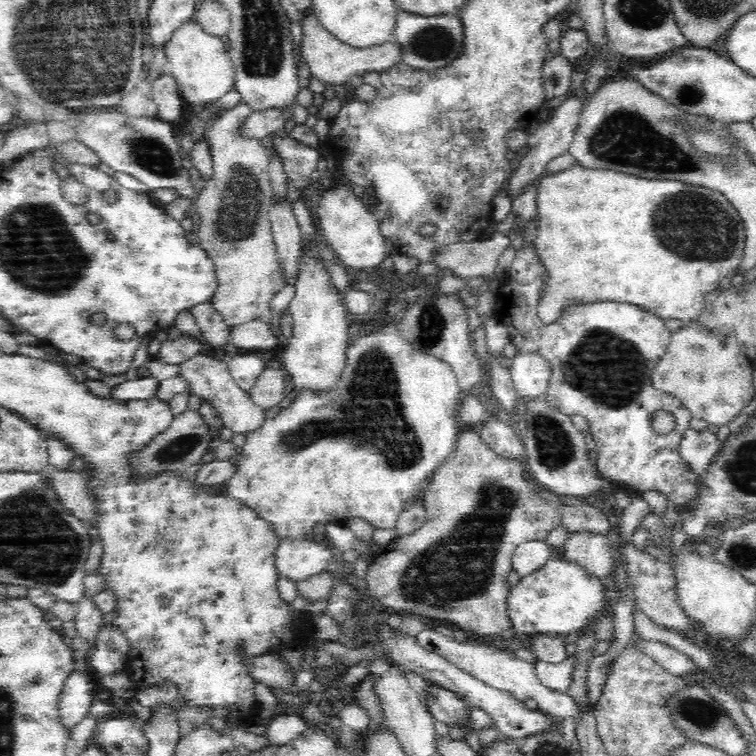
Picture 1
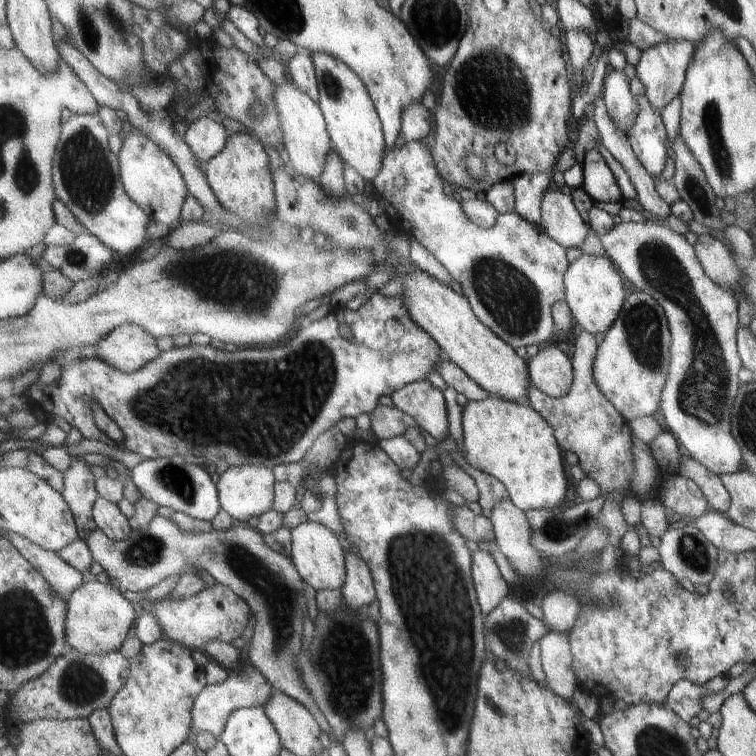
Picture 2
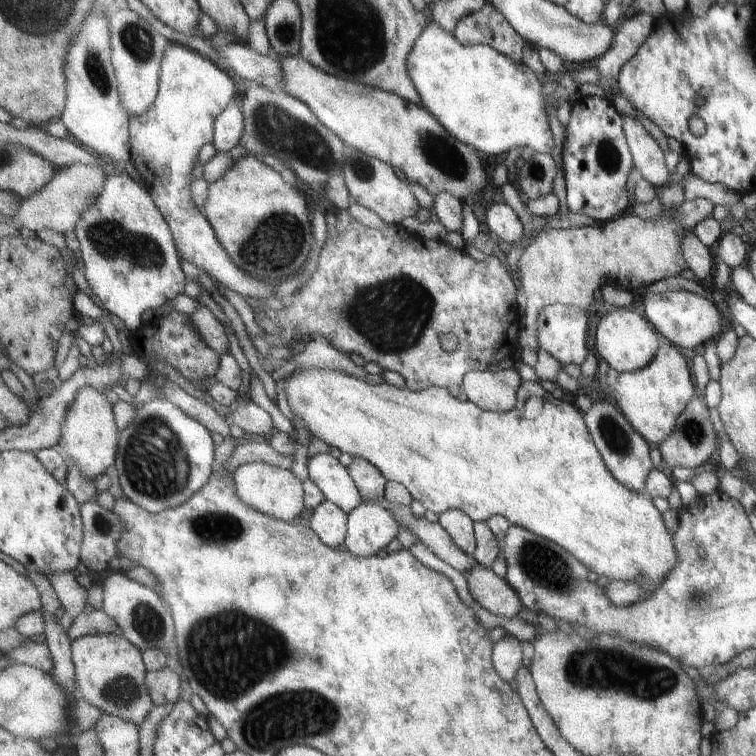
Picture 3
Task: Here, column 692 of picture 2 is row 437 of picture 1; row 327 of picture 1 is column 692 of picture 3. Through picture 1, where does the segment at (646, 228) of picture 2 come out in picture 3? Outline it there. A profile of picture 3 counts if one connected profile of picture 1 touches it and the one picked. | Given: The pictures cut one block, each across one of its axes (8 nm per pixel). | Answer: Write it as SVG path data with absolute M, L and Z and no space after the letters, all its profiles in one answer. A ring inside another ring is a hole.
M660 335L657 344L657 352L647 366L630 373L617 373L615 394L611 397L625 420L650 446L659 446L661 442L665 442L673 430L675 419L698 391L683 356Z

